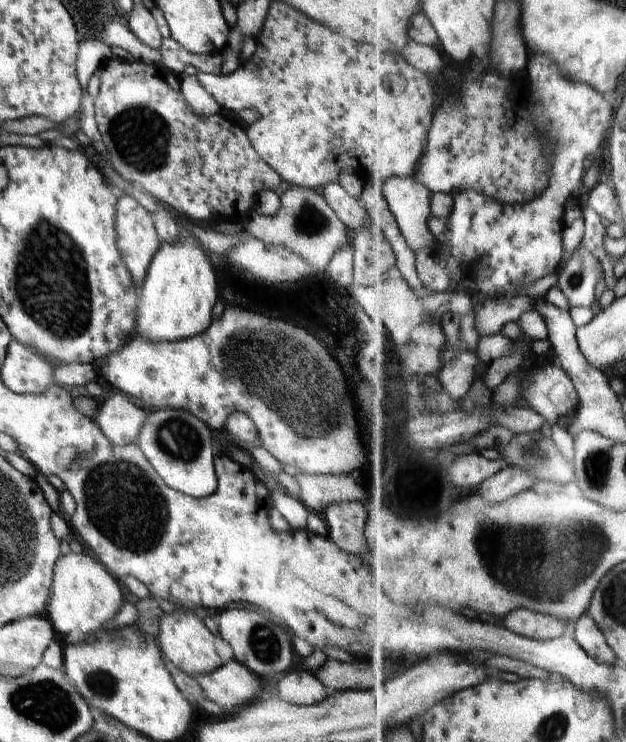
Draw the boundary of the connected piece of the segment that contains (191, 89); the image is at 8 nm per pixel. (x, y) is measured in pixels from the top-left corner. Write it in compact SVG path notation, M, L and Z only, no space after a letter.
M181 73L178 79L182 97L196 117L213 116L215 113L223 111L218 102L202 88L195 76Z

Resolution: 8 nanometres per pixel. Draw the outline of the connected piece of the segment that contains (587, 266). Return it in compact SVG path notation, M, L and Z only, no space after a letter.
M580 248L561 273L557 284L570 298L573 307L591 307L598 304L596 290L605 278L602 260L592 250Z

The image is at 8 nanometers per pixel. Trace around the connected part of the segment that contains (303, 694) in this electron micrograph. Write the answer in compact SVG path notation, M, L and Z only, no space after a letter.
M296 654L293 667L278 680L276 696L299 706L324 701L328 696L328 690L311 671L302 668L301 660L302 657Z

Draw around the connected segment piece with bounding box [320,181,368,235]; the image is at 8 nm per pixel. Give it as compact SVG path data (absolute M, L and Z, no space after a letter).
M344 181L330 182L320 190L320 193L347 227L350 235L363 229L365 222L368 220L368 214L364 208L359 206L353 186Z

